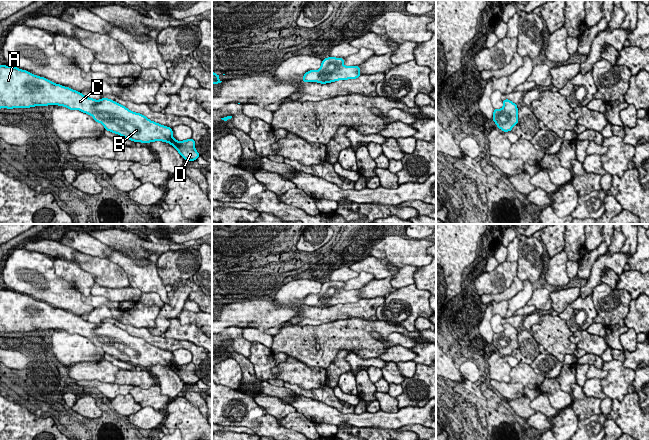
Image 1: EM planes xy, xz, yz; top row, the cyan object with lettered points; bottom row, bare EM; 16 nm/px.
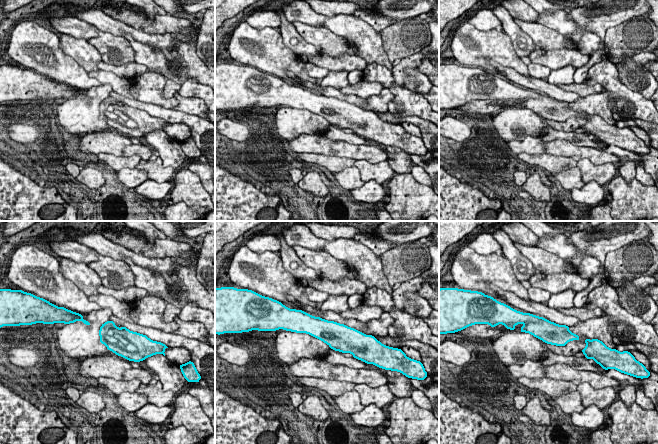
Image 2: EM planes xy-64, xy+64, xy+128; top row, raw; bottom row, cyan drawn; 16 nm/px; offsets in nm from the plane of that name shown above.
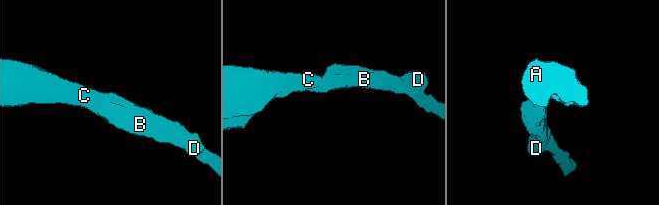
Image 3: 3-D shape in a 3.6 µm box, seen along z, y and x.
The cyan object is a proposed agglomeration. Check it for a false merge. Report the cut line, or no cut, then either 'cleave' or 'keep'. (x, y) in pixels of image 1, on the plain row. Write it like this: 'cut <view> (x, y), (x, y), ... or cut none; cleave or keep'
cut none; keep

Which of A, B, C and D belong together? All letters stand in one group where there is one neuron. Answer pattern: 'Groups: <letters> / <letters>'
Groups: A B C D

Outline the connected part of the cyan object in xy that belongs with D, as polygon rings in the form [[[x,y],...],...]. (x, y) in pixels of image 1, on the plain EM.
[[[0,290],[0,332],[29,332],[34,330],[59,329],[70,334],[80,334],[91,339],[96,346],[102,347],[105,354],[116,357],[134,366],[149,367],[160,364],[171,368],[185,384],[194,385],[199,381],[195,373],[195,365],[191,362],[177,365],[172,361],[172,352],[149,344],[140,337],[130,335],[123,329],[108,322],[95,324],[78,315],[36,300],[28,295],[13,290]]]

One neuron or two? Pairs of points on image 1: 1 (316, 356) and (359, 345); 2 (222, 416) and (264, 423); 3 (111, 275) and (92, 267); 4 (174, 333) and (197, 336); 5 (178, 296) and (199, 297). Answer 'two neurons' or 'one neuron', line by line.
1: one neuron
2: one neuron
3: one neuron
4: one neuron
5: two neurons

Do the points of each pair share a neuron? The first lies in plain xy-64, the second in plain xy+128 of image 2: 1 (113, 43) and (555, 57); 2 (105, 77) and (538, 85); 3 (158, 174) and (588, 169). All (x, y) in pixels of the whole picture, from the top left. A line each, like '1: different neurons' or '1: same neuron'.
1: different neurons
2: different neurons
3: same neuron

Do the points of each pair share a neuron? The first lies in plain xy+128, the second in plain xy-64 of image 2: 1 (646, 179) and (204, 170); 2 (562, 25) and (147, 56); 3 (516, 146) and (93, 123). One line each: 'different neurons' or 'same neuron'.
1: same neuron
2: same neuron
3: different neurons

